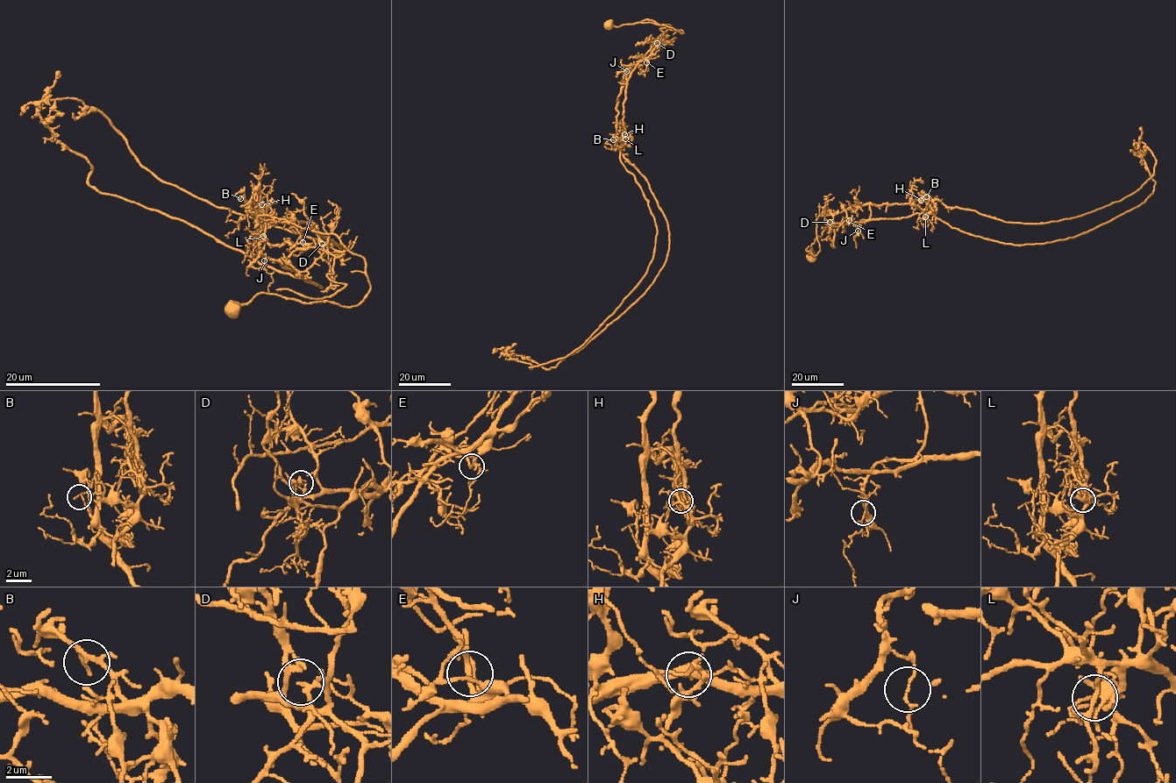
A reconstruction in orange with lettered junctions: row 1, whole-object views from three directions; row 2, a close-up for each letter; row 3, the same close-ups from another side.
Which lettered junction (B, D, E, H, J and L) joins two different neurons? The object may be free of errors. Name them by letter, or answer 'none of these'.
H

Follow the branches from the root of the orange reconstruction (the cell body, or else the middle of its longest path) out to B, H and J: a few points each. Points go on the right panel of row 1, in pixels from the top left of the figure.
B: (810, 257), (811, 245), (834, 223), (835, 214), (865, 204), (930, 201), (926, 196)
H: (810, 257), (811, 245), (829, 225), (909, 217), (922, 211), (921, 199)
J: (810, 257), (814, 253), (811, 248), (808, 253), (811, 245), (829, 225), (865, 219), (859, 222), (858, 231)

